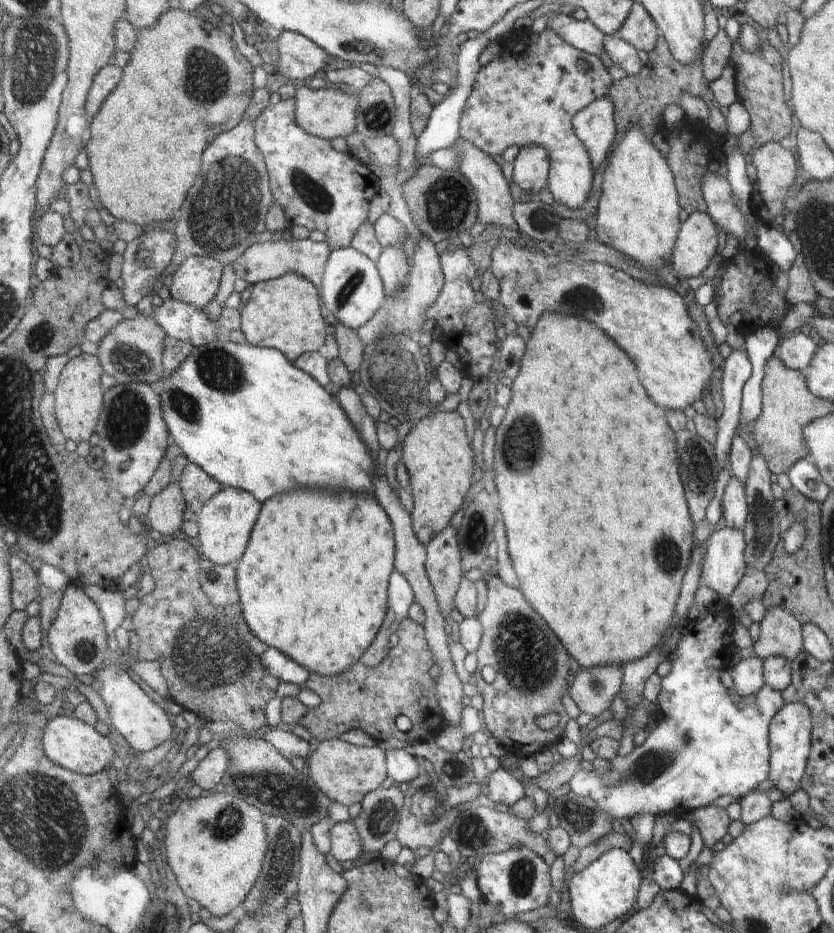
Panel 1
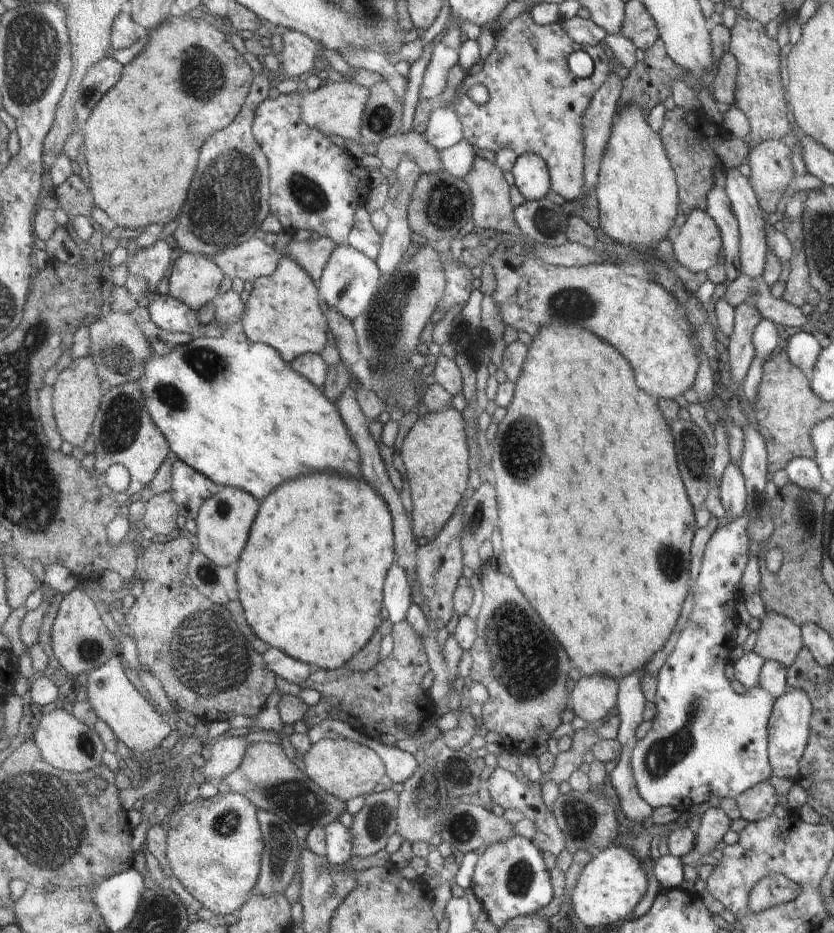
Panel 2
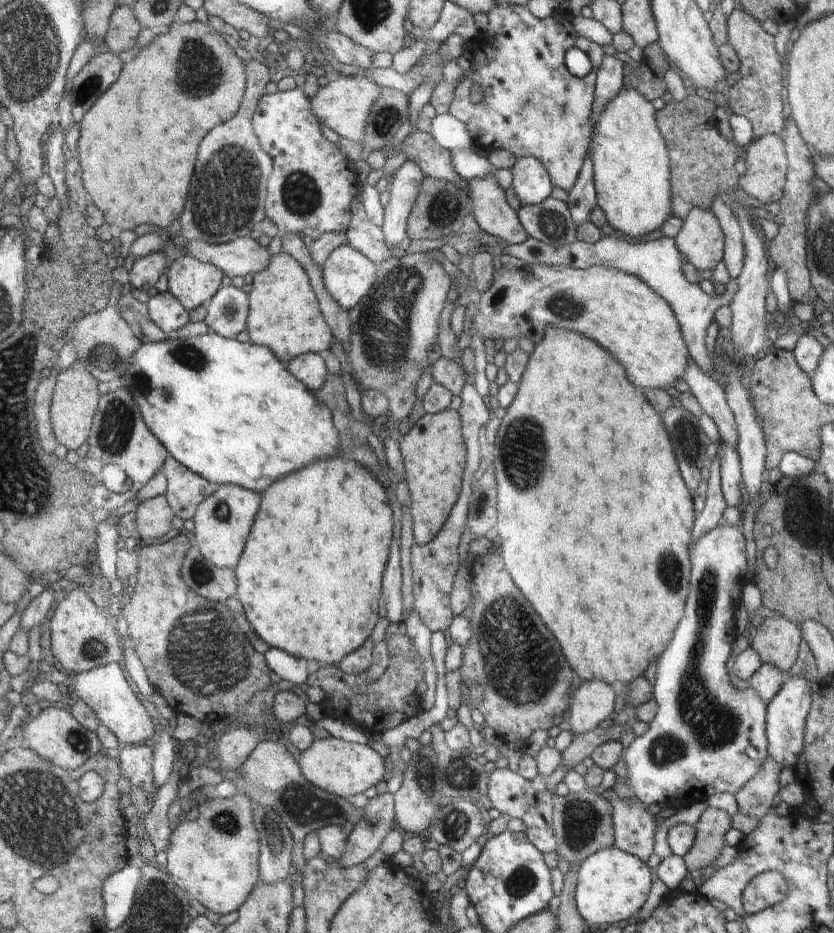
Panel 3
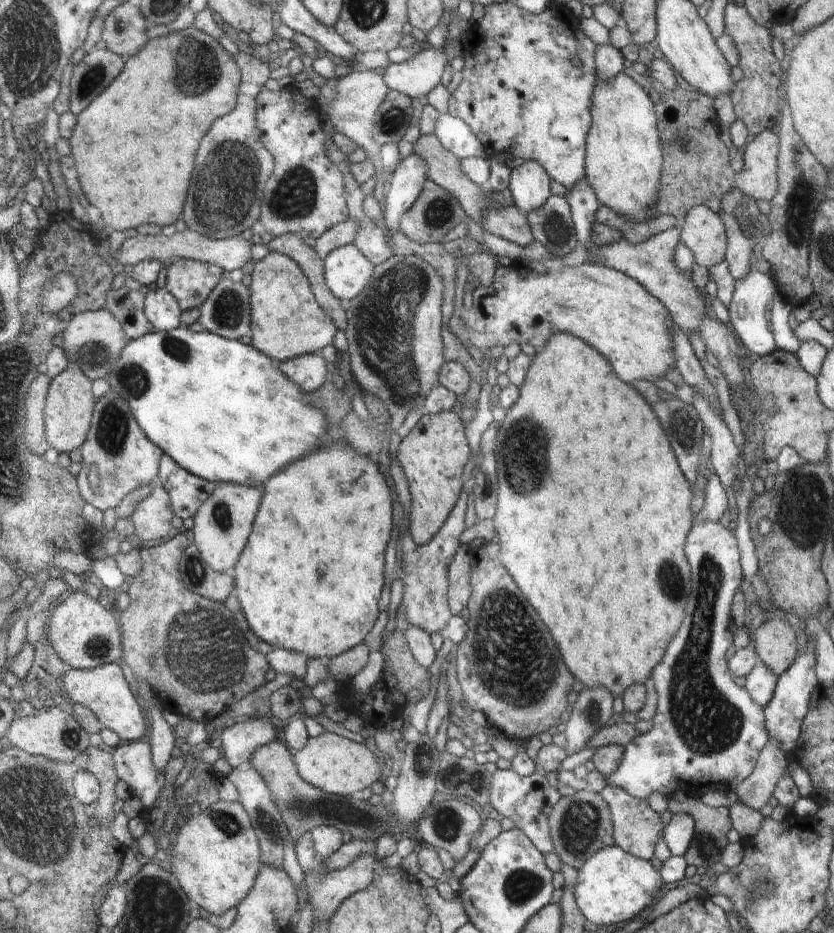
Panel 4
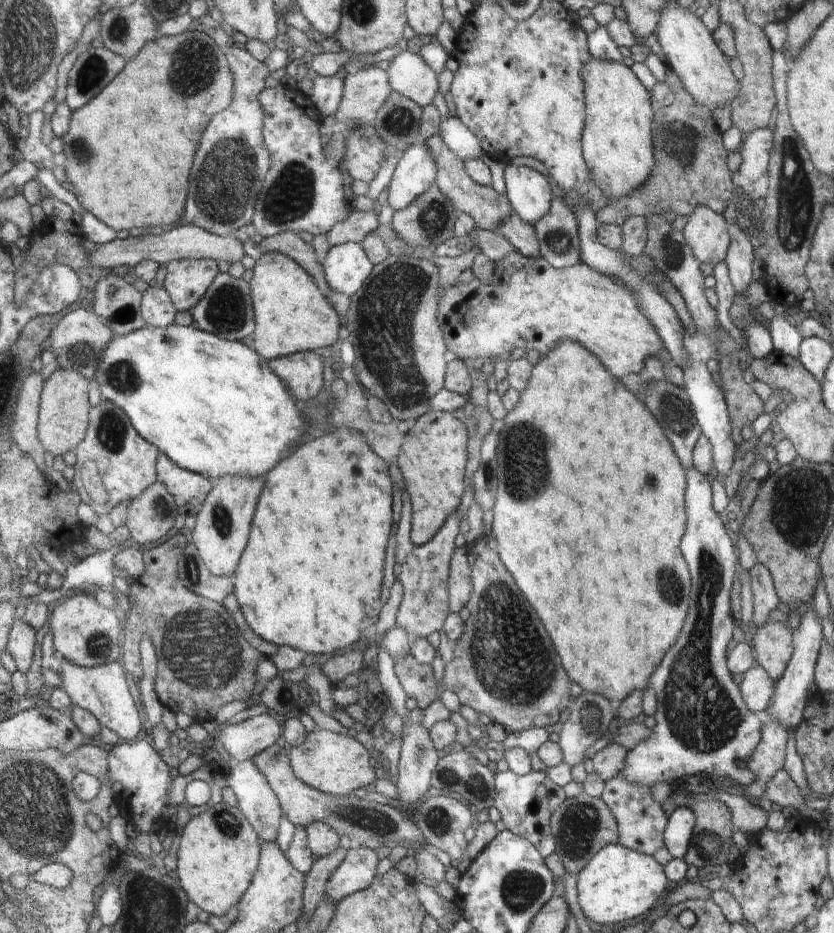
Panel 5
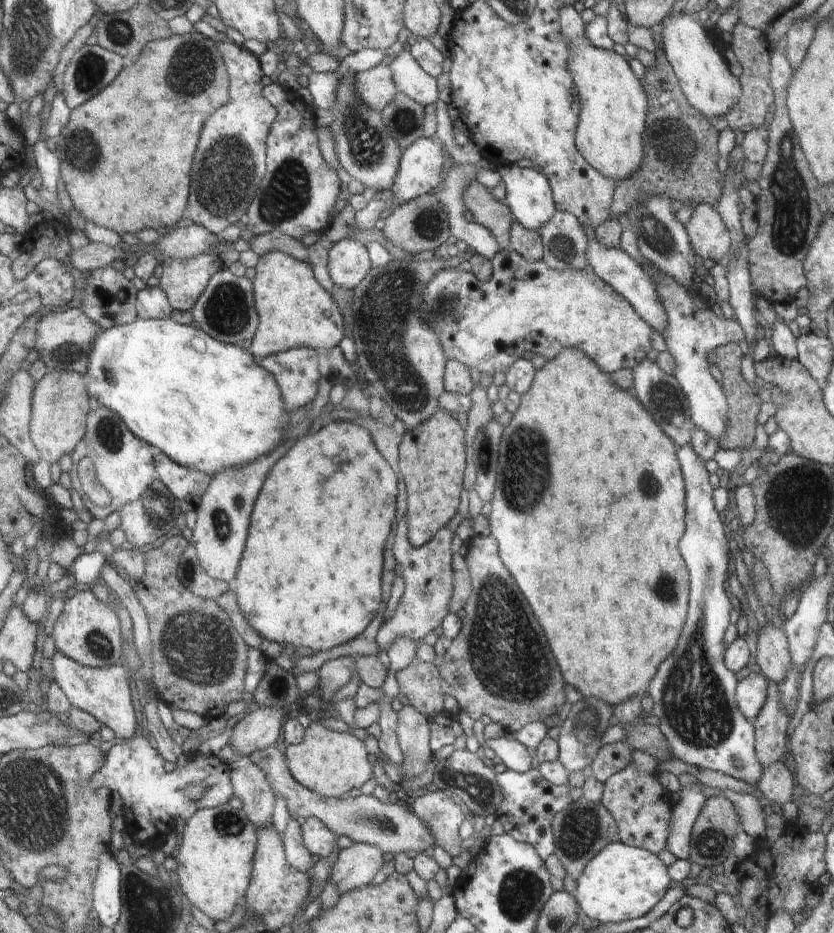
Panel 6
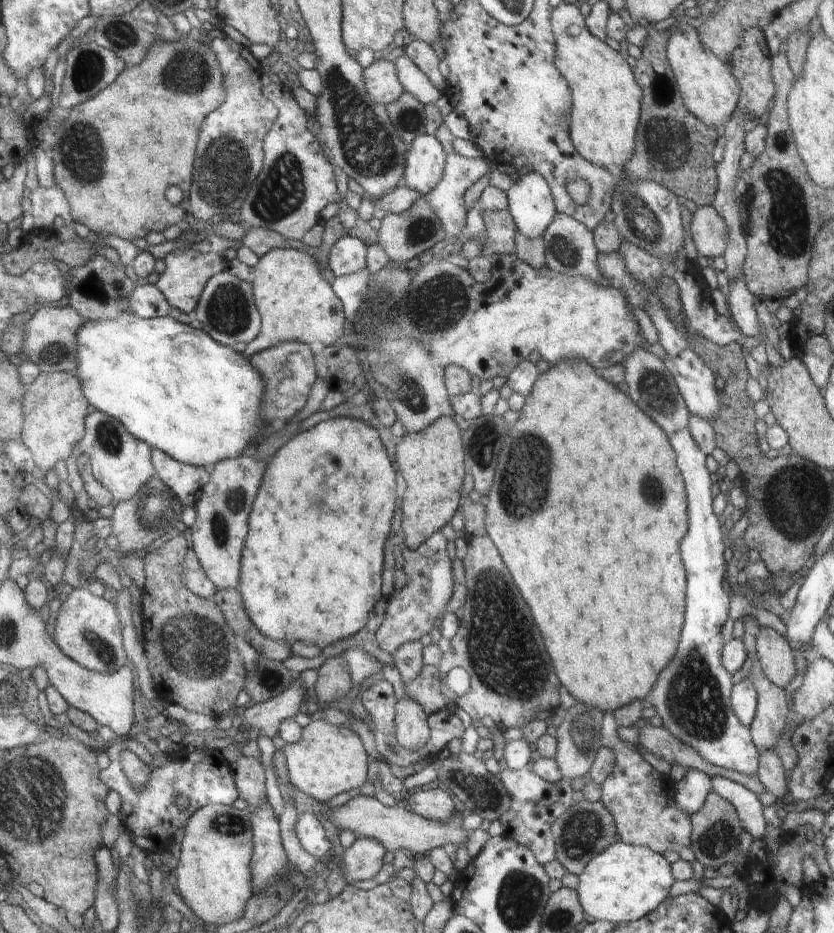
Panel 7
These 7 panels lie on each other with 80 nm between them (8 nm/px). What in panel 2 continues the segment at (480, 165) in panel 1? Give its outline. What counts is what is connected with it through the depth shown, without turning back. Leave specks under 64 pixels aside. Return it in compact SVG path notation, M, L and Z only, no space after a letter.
M475 155L472 168L468 171L468 174L463 178L469 183L470 190L474 195L474 208L473 219L477 228L492 229L499 232L507 232L518 237L524 237L519 226L515 223L513 218L512 203L510 203L509 197L509 185L504 179L503 170L495 163Z

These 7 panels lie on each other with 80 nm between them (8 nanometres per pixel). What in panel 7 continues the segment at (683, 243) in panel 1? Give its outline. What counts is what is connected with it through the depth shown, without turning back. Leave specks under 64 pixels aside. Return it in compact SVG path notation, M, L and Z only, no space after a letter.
M711 204L699 206L693 212L690 234L697 252L710 261L723 256L728 248L729 230L721 215Z

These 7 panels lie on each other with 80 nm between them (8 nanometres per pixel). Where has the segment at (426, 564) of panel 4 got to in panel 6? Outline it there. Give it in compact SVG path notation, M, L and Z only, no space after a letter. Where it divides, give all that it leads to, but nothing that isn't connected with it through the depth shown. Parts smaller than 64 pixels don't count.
M404 514L397 526L393 553L396 562L402 566L401 576L404 578L405 591L394 615L378 629L376 642L379 648L384 650L387 650L390 643L398 637L422 641L428 632L442 624L449 613L448 605L452 598L452 532L446 527L438 532L432 541L419 547L413 547L409 543L408 534L407 515Z

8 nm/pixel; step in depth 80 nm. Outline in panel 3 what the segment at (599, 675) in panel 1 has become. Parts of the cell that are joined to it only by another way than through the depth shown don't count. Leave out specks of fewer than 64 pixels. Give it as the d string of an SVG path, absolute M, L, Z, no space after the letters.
M603 680L584 681L575 689L567 720L572 734L598 728L612 712L618 690Z

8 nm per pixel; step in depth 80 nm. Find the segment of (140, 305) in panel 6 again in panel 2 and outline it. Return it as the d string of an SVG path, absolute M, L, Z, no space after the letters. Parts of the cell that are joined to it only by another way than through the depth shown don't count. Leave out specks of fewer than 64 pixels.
M158 294L155 300L150 302L148 311L152 322L159 329L172 334L186 332L193 339L206 336L205 325L198 321L198 312L169 294Z

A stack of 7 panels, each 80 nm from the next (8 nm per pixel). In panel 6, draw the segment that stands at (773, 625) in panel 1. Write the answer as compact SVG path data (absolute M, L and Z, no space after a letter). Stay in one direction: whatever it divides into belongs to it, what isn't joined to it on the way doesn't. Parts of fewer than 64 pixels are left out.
M765 626L757 636L756 662L768 681L783 683L792 670L792 652L783 627Z

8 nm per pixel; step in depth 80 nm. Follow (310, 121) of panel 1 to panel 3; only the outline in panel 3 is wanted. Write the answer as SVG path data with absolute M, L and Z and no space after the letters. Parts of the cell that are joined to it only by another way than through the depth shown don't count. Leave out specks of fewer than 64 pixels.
M363 72L357 76L341 74L336 80L330 81L326 86L320 87L317 94L310 101L310 106L314 116L332 128L336 134L348 138L348 140L358 140L365 136L366 121L373 102L377 100L380 88L374 84Z

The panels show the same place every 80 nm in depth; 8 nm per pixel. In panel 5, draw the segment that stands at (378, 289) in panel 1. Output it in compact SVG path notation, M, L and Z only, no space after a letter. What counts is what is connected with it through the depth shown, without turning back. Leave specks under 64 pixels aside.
M346 243L329 249L321 267L330 289L353 296L373 274L372 264L360 243Z

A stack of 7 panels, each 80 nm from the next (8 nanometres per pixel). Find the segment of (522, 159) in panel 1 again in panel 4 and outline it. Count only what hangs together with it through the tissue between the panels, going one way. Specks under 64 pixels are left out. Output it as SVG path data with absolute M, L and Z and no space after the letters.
M530 159L511 170L509 188L520 212L532 213L548 202L550 178L538 162Z

